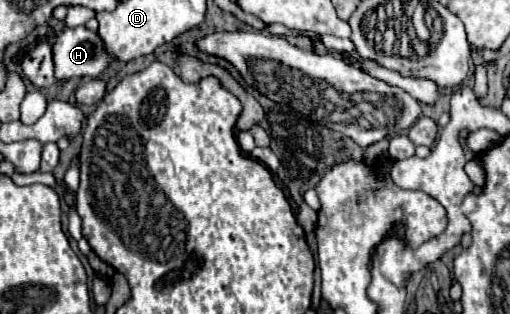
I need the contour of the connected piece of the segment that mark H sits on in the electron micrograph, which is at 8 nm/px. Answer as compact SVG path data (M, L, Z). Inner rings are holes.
M87 27L63 29L53 41L53 61L57 81L73 77L99 77L113 61L101 37Z

